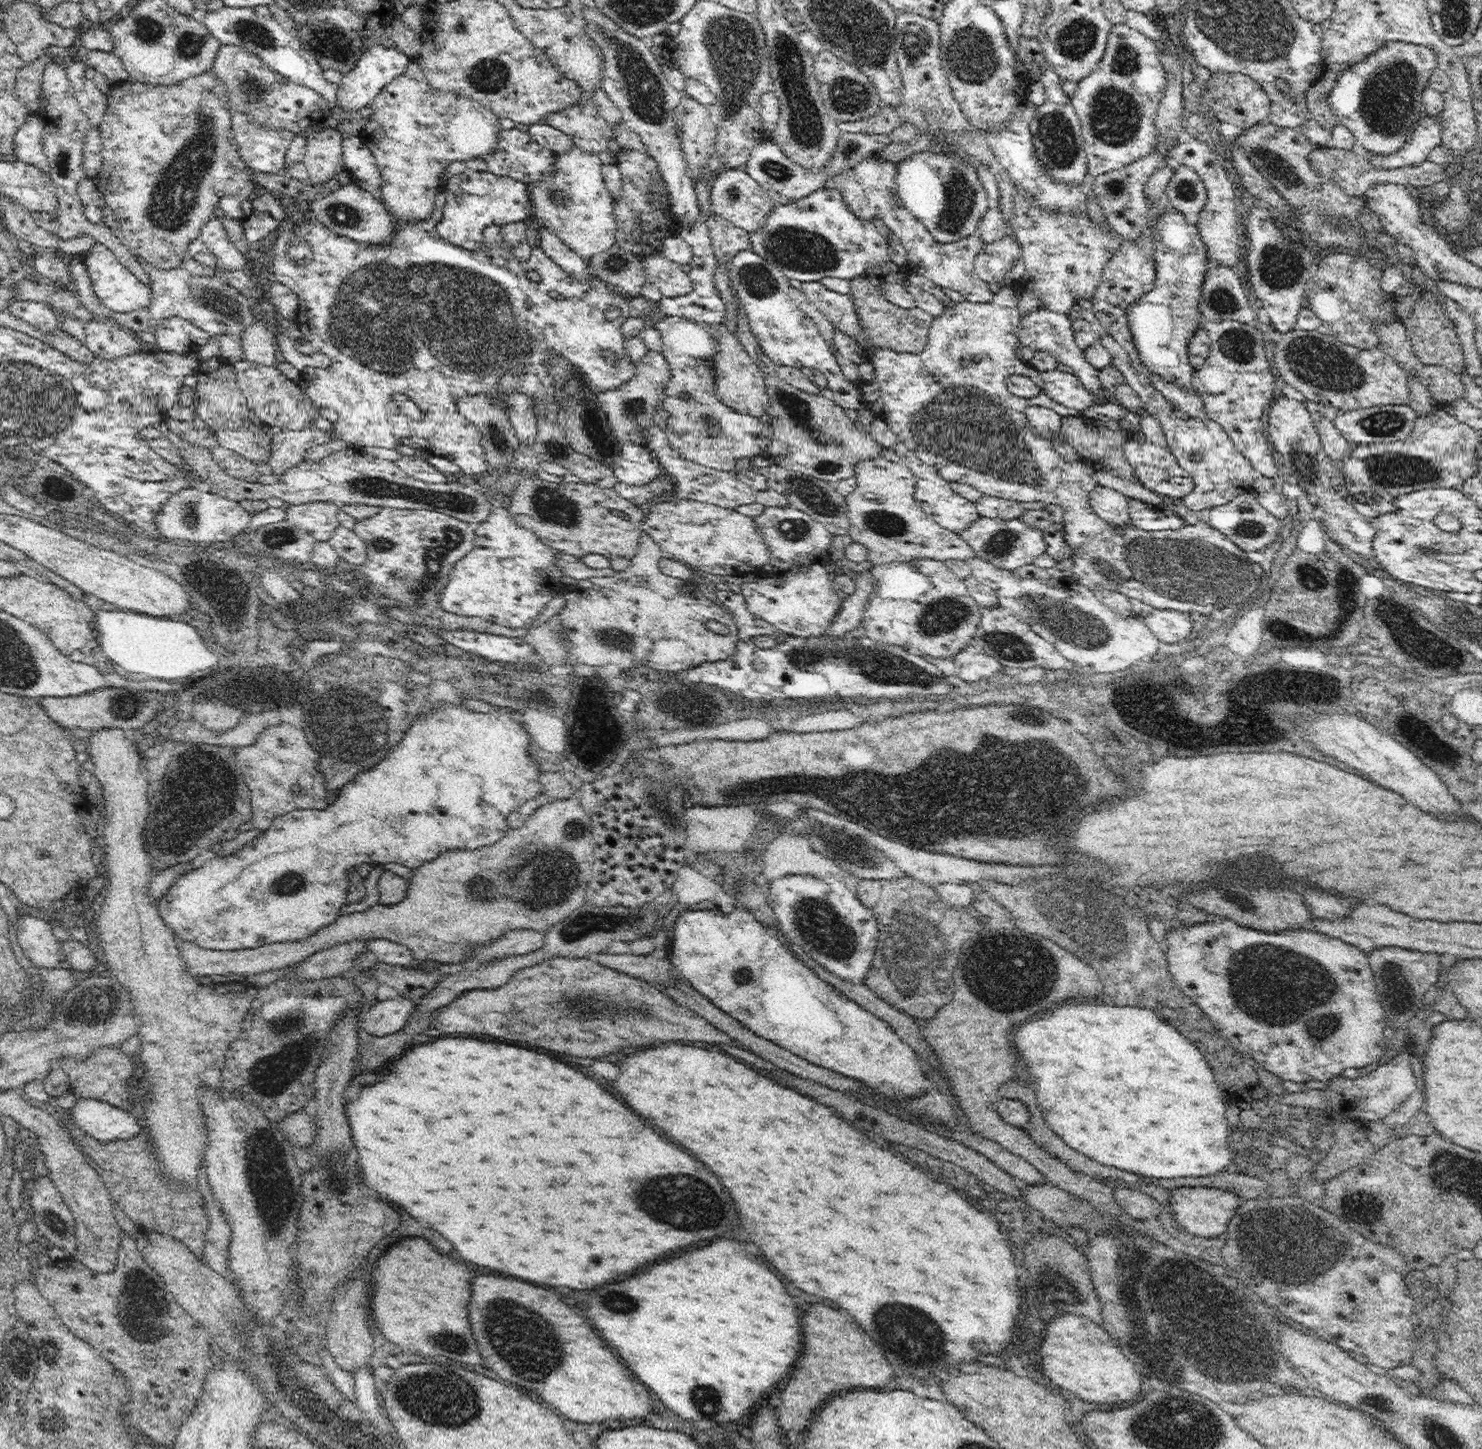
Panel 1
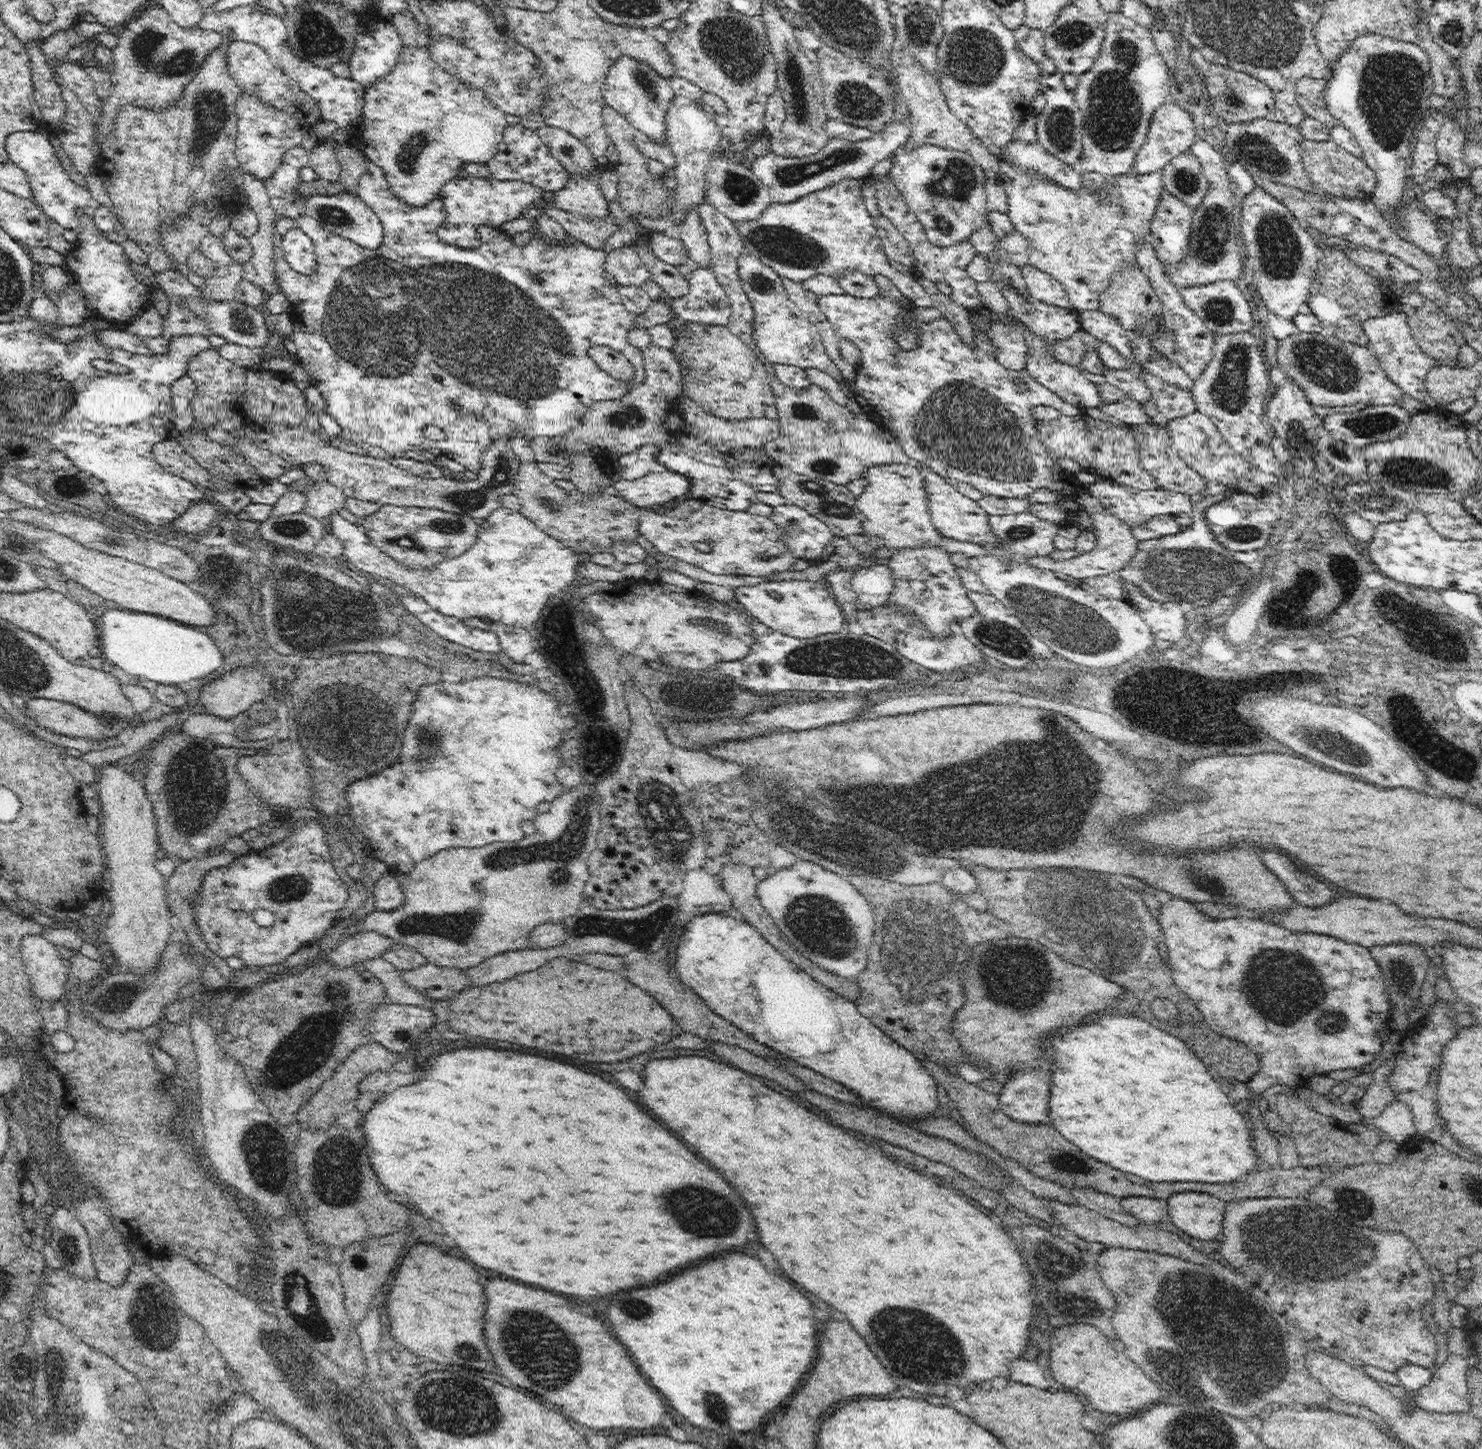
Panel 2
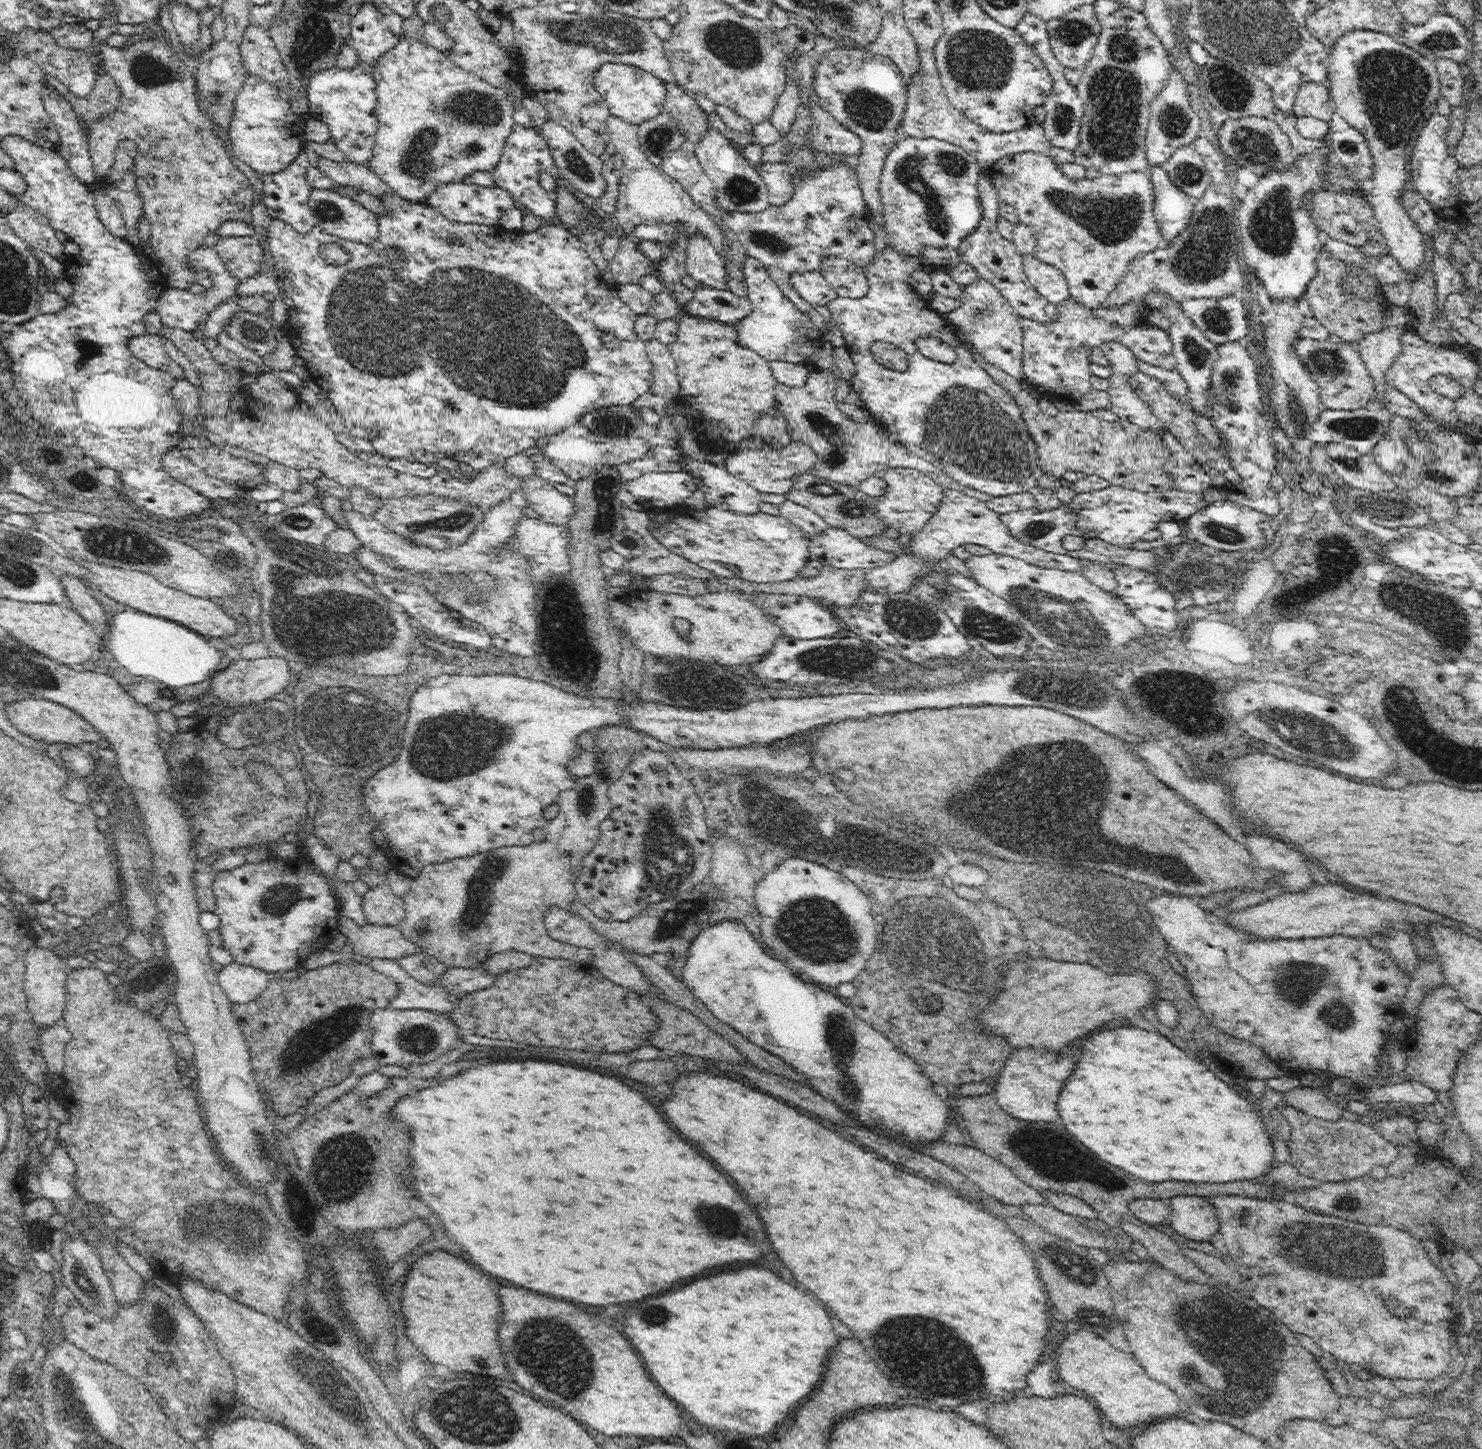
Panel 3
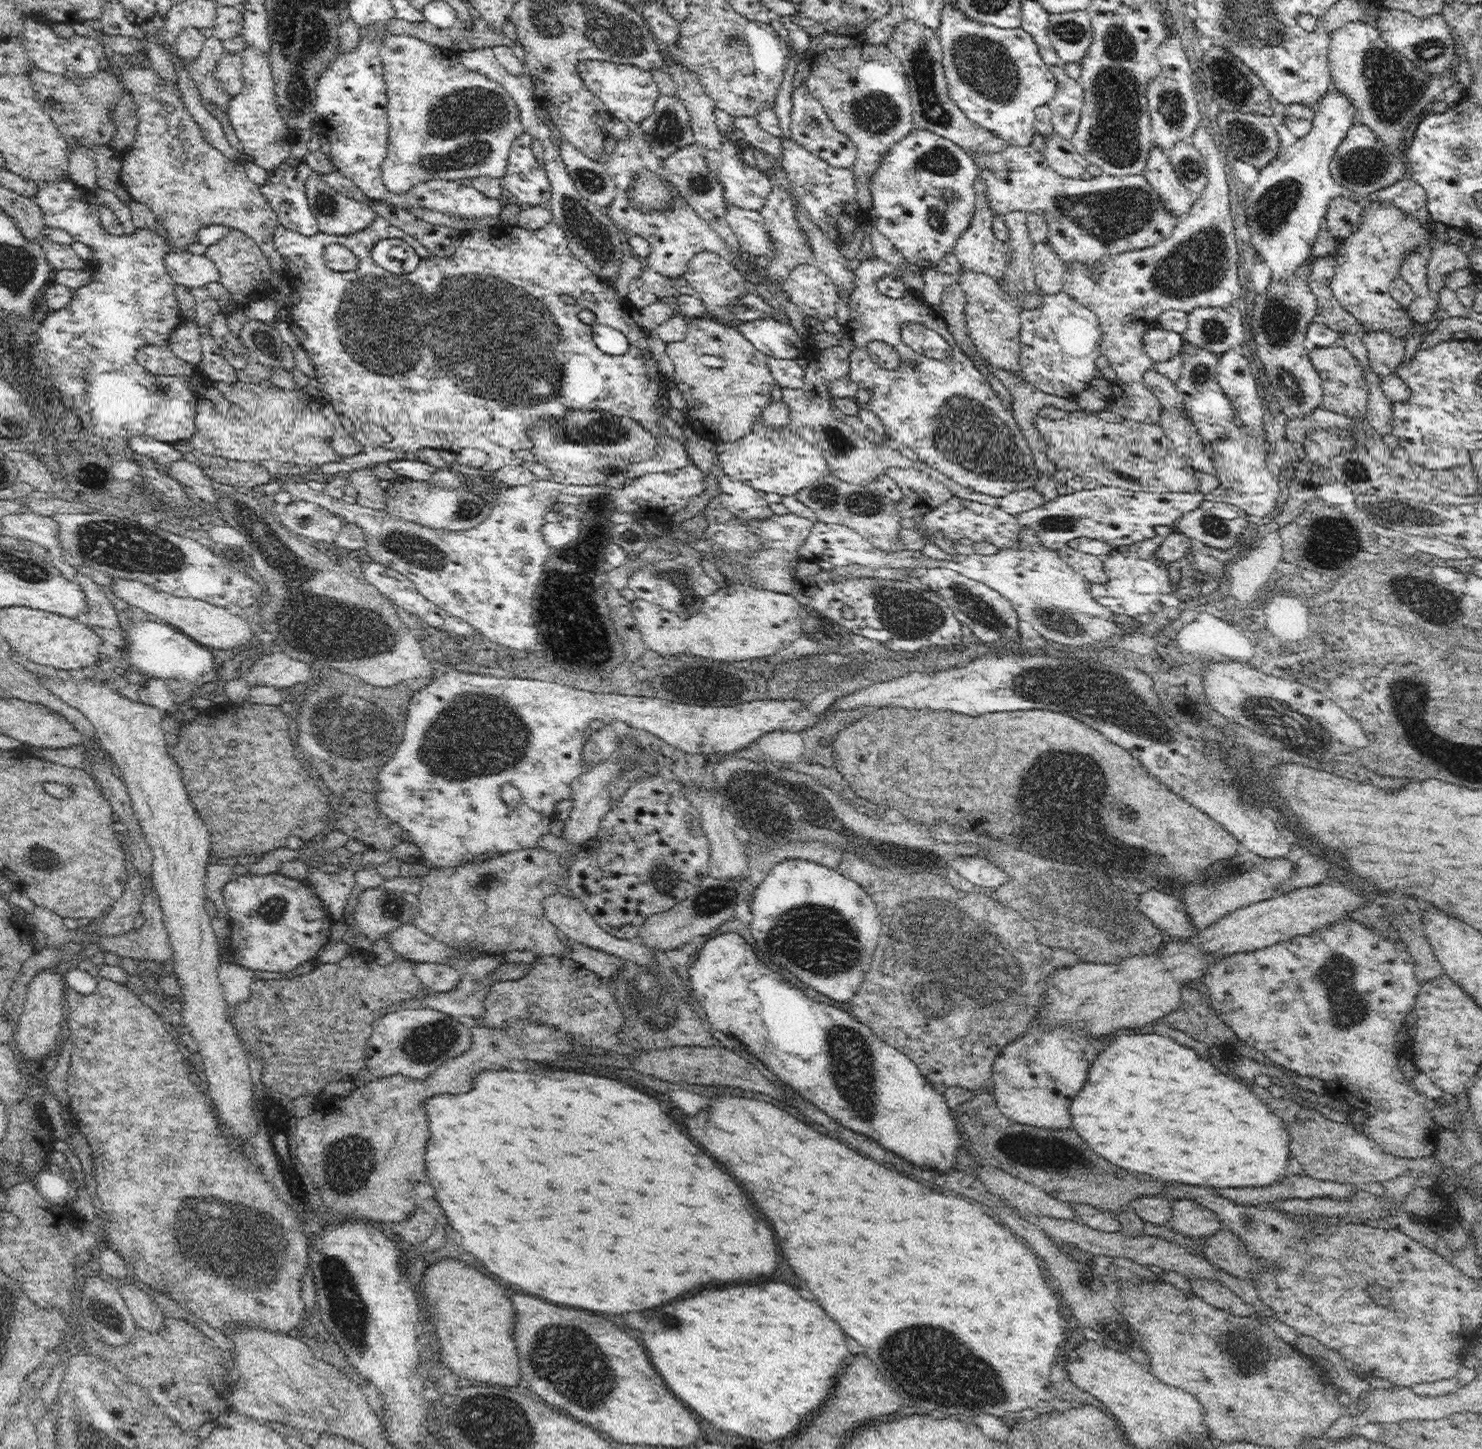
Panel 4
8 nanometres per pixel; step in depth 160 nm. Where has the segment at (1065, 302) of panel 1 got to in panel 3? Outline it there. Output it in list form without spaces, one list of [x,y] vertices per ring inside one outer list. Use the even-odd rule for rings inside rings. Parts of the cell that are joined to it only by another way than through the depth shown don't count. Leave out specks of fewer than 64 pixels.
[[[1039,150],[1001,157],[986,173],[991,176],[999,201],[1015,209],[1020,222],[1027,222],[1035,230],[1038,239],[1035,255],[1062,271],[1069,294],[1080,304],[1094,307],[1102,302],[1134,256],[1154,250],[1165,242],[1154,214],[1153,184],[1146,171],[1130,171],[1117,176],[1102,173],[1094,179],[1070,178],[1053,163],[1048,153]]]

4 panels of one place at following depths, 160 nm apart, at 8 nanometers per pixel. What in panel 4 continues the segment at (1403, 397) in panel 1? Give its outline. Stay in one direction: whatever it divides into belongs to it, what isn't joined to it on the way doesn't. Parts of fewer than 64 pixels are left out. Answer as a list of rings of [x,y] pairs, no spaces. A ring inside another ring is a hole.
[[[1316,347],[1309,353],[1310,360],[1319,372],[1322,387],[1320,406],[1328,411],[1343,415],[1347,419],[1357,420],[1366,415],[1369,386],[1367,385],[1363,368],[1346,347]]]

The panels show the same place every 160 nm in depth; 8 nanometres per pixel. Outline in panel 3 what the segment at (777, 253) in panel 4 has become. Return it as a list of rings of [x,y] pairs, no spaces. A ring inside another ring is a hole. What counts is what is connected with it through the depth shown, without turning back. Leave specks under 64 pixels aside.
[[[781,162],[759,166],[759,173],[767,187],[769,207],[782,207],[790,201],[792,197],[790,170]]]

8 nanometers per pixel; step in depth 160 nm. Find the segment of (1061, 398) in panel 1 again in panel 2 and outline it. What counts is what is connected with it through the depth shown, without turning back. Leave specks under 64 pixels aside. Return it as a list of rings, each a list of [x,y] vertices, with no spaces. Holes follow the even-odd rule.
[[[1016,321],[1015,327],[1025,338],[1027,357],[1025,370],[1039,385],[1042,385],[1054,394],[1060,395],[1062,400],[1070,402],[1077,407],[1092,408],[1100,407],[1100,397],[1098,396],[1097,385],[1086,379],[1082,374],[1080,365],[1062,362],[1055,357],[1055,344],[1060,338],[1046,338],[1037,332],[1034,332],[1027,324],[1022,321]]]

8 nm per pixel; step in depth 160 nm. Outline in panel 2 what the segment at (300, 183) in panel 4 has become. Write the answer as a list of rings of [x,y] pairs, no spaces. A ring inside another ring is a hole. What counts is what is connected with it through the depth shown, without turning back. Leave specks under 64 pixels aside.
[[[301,146],[292,148],[286,154],[284,164],[270,178],[265,179],[269,200],[276,214],[296,223],[307,214],[307,202],[304,202],[307,196],[300,191],[300,186],[304,184],[300,171],[309,165],[309,158],[310,153]],[[299,226],[292,227],[283,238],[286,261],[293,270],[313,274],[317,268],[317,255],[311,238]]]

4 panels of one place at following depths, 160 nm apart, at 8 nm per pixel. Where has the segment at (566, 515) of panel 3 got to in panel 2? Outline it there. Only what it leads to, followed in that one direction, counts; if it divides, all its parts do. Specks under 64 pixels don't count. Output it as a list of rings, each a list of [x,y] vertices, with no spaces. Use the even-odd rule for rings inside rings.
[[[521,464],[513,494],[518,497],[520,511],[526,518],[571,548],[597,546],[598,550],[607,550],[612,542],[634,540],[640,533],[639,518],[643,513],[641,507],[608,493],[590,499],[586,495],[580,496],[576,491],[569,492],[556,486],[536,464]]]

